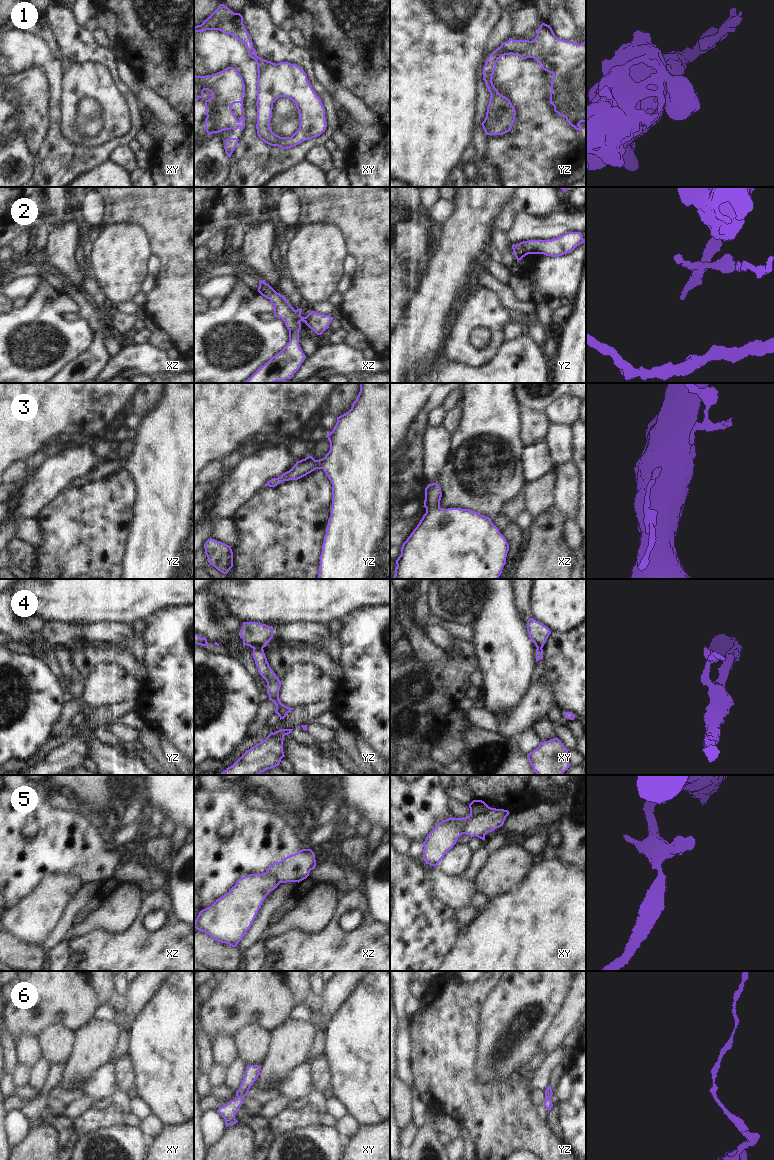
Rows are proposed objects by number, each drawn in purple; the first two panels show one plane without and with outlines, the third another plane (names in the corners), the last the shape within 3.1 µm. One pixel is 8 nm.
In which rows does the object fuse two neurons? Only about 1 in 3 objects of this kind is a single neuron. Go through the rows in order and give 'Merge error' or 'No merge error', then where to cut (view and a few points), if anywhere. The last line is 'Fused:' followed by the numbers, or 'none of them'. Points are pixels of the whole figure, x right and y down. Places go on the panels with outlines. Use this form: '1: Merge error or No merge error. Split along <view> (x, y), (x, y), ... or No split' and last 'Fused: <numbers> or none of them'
1: No merge error. No split
2: Merge error. Split along yz (513, 249), (516, 246), (521, 246), (529, 253)
3: No merge error. No split
4: Merge error. Split along yz (253, 647), (262, 648)
5: Merge error. Split along xy (489, 807), (482, 813), (468, 817), (464, 821), (462, 833)
6: No merge error. No split
Fused: 2, 4, 5

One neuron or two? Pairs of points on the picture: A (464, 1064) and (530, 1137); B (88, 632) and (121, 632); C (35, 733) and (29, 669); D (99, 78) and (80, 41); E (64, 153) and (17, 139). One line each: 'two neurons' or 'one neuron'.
A: one neuron
B: one neuron
C: one neuron
D: two neurons
E: two neurons

